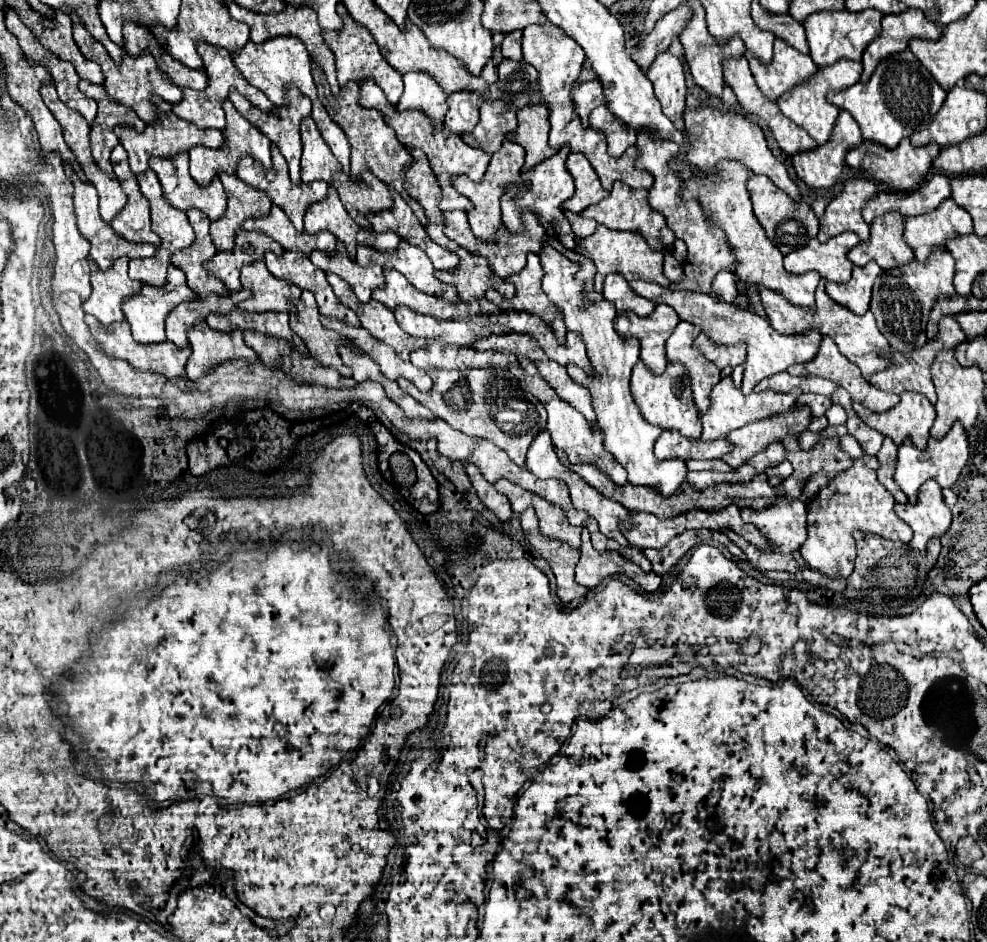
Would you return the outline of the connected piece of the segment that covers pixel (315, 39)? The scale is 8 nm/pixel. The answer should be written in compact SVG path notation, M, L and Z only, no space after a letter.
M229 4L227 8L229 8L229 12L231 12L231 16L233 16L235 20L241 20L241 22L245 22L245 24L249 26L249 30L251 30L251 42L253 42L253 44L261 44L261 42L271 40L271 38L277 38L277 36L297 36L297 38L305 44L309 56L311 56L311 58L319 64L319 68L325 72L327 82L329 82L329 86L331 86L331 94L333 94L335 98L339 96L341 86L339 86L339 82L337 82L337 78L335 78L335 60L333 60L333 54L329 52L329 48L325 46L325 40L323 40L323 36L321 36L321 26L319 26L319 22L317 22L317 14L315 14L311 8L293 8L293 6L287 6L287 10L285 10L281 16L257 16L255 12L249 12L249 10L245 10L245 8L239 8L237 4Z

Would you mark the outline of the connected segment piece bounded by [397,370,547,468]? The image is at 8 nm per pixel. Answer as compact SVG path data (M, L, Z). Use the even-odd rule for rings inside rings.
M433 370L431 378L433 390L429 394L419 392L409 380L399 380L397 384L403 392L407 392L419 404L429 408L437 418L445 420L451 428L461 430L469 436L491 440L495 446L505 450L515 464L525 468L529 444L535 440L539 432L547 428L547 412L533 394L521 390L519 380L511 372Z

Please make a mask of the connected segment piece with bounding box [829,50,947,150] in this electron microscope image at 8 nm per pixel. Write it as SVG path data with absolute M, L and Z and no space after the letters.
M911 50L885 58L867 84L859 82L845 92L829 94L831 104L835 104L841 110L847 110L855 118L855 122L861 128L863 140L881 144L889 150L897 148L897 144L913 132L925 130L933 122L945 98L947 92L933 80L925 66L919 60L915 60Z

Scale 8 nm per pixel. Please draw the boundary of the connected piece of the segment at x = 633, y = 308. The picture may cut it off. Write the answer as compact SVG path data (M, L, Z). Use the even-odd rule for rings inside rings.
M609 274L605 278L605 288L603 288L603 296L605 300L613 302L617 308L617 314L621 312L635 312L637 316L649 316L655 308L653 302L637 296L627 280L621 274Z

